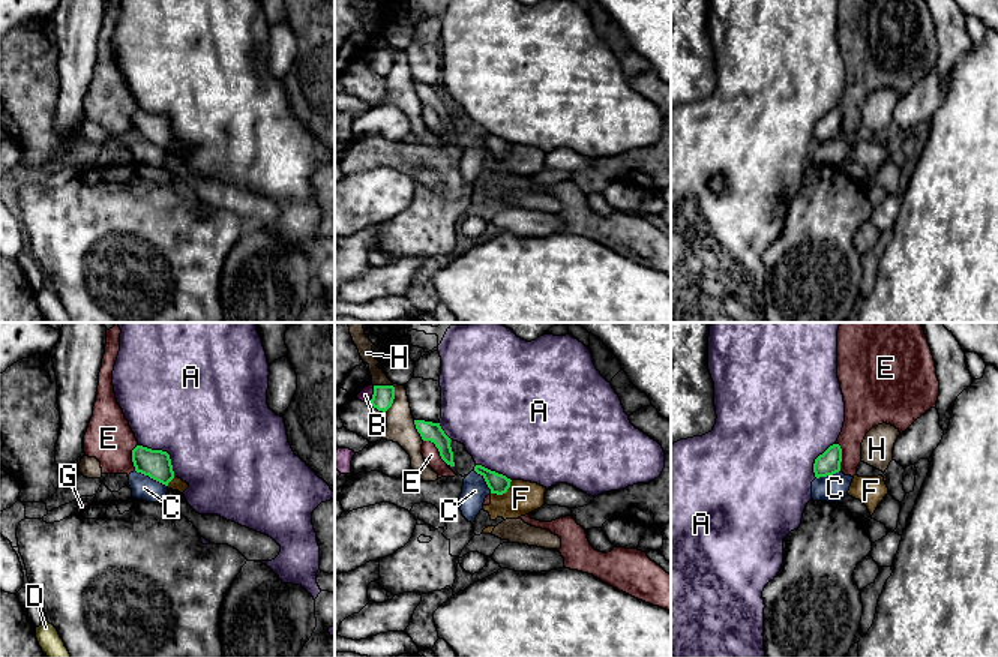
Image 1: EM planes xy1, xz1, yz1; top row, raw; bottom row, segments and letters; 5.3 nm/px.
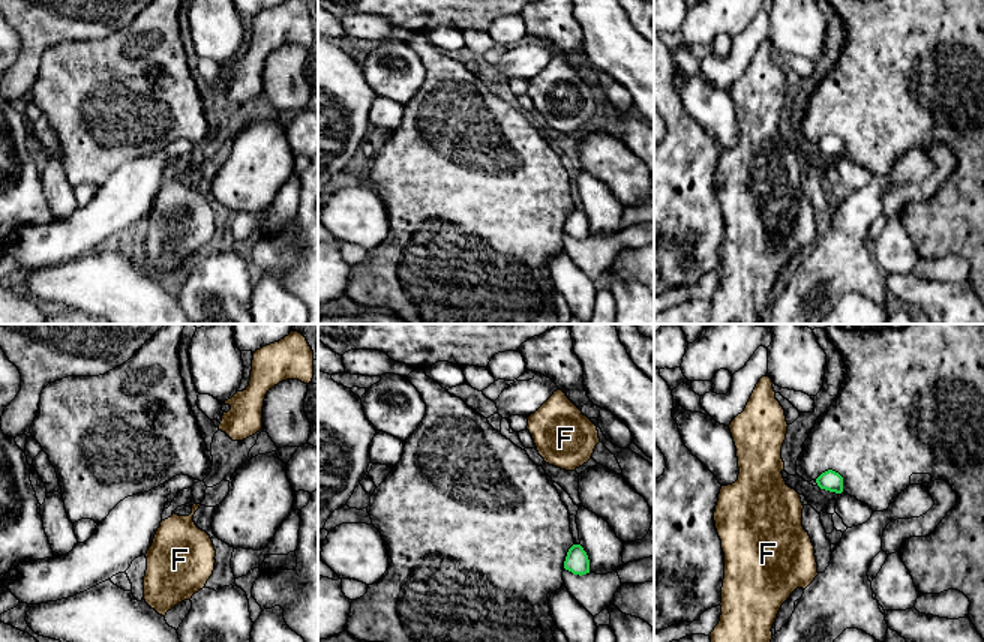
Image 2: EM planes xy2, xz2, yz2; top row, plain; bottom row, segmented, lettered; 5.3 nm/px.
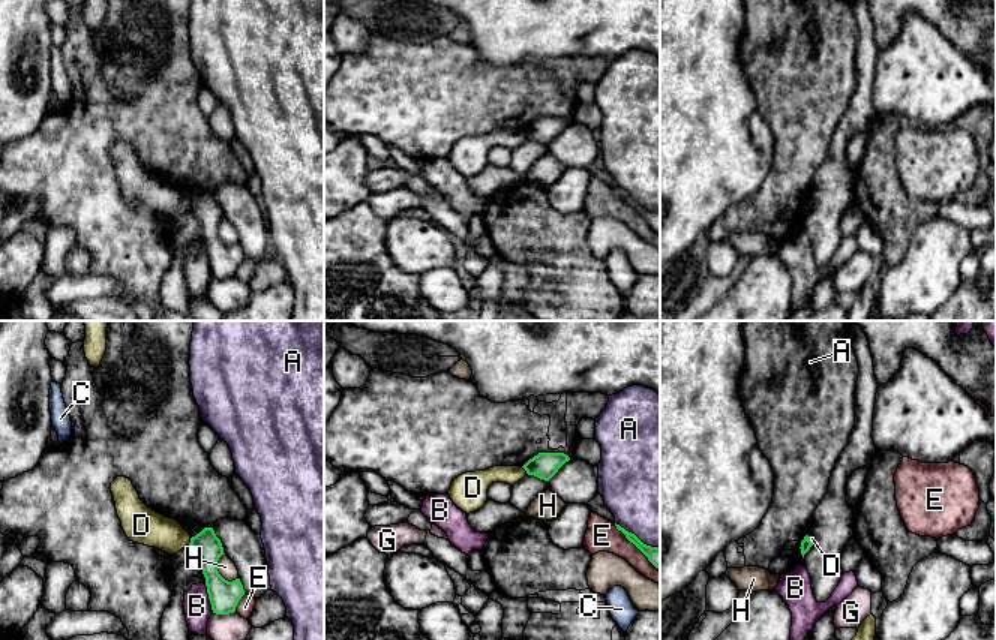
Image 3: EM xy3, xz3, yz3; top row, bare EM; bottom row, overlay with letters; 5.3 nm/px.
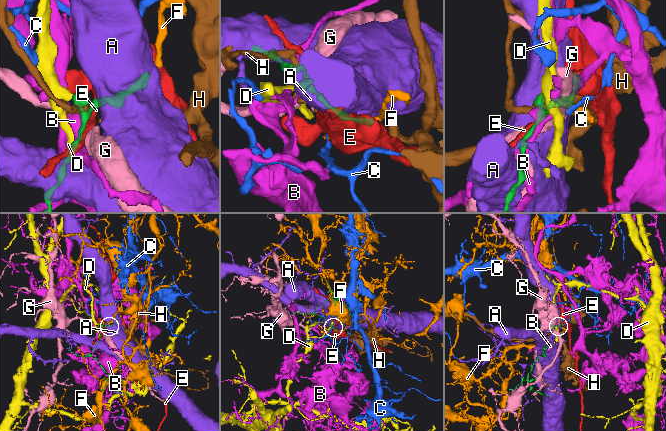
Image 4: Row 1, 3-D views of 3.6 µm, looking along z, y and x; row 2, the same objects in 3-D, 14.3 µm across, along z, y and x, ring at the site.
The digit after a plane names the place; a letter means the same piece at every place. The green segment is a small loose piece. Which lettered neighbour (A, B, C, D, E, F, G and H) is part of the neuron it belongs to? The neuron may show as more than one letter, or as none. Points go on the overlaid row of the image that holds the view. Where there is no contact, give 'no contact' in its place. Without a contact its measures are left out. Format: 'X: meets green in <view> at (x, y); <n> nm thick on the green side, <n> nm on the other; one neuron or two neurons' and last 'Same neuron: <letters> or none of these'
A: meets green in xy1 at (165, 452); 160 nm thick on the green side, 500 nm on the other; two neurons
B: meets green in xy3 at (209, 598); 170 nm thick on the green side, 140 nm on the other; two neurons
C: meets green in xy1 at (152, 477); 160 nm thick on the green side, 130 nm on the other; two neurons
D: meets green in xy3 at (191, 541); 140 nm thick on the green side, 190 nm on the other; two neurons
E: meets green in xz3 at (636, 546); 110 nm thick on the green side, 180 nm on the other; two neurons
F: meets green in xz1 at (503, 492); 110 nm thick on the green side, 180 nm on the other; two neurons
G: meets green in xy3 at (224, 613); 170 nm thick on the green side, 140 nm on the other; two neurons
H: meets green in xz1 at (393, 390); 120 nm thick on the green side, 150 nm on the other; two neurons
Same neuron: none of these

